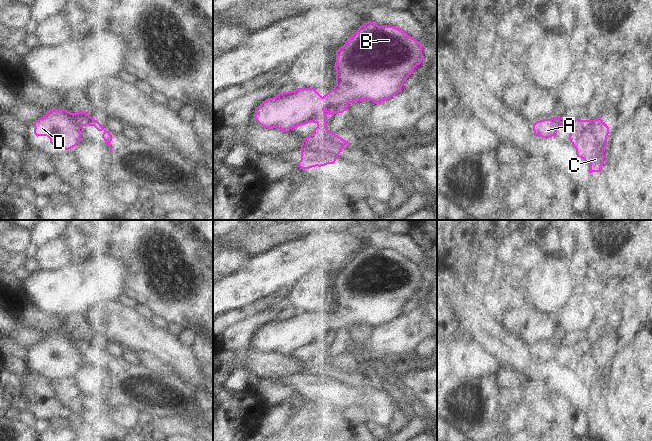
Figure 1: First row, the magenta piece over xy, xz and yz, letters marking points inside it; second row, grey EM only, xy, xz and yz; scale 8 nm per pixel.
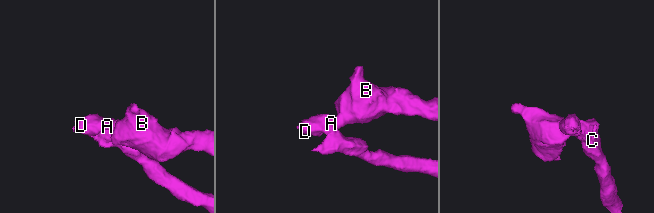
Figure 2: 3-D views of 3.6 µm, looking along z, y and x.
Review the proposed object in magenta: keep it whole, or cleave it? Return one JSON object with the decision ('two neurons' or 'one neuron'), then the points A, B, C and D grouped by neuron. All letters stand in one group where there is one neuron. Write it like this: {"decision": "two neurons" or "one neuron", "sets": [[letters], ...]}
{"decision": "two neurons", "sets": [["A", "B", "D"], ["C"]]}

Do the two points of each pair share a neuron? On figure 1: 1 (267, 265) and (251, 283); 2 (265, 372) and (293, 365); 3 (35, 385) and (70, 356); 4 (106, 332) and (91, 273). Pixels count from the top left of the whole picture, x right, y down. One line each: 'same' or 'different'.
1: same
2: same
3: different
4: different

